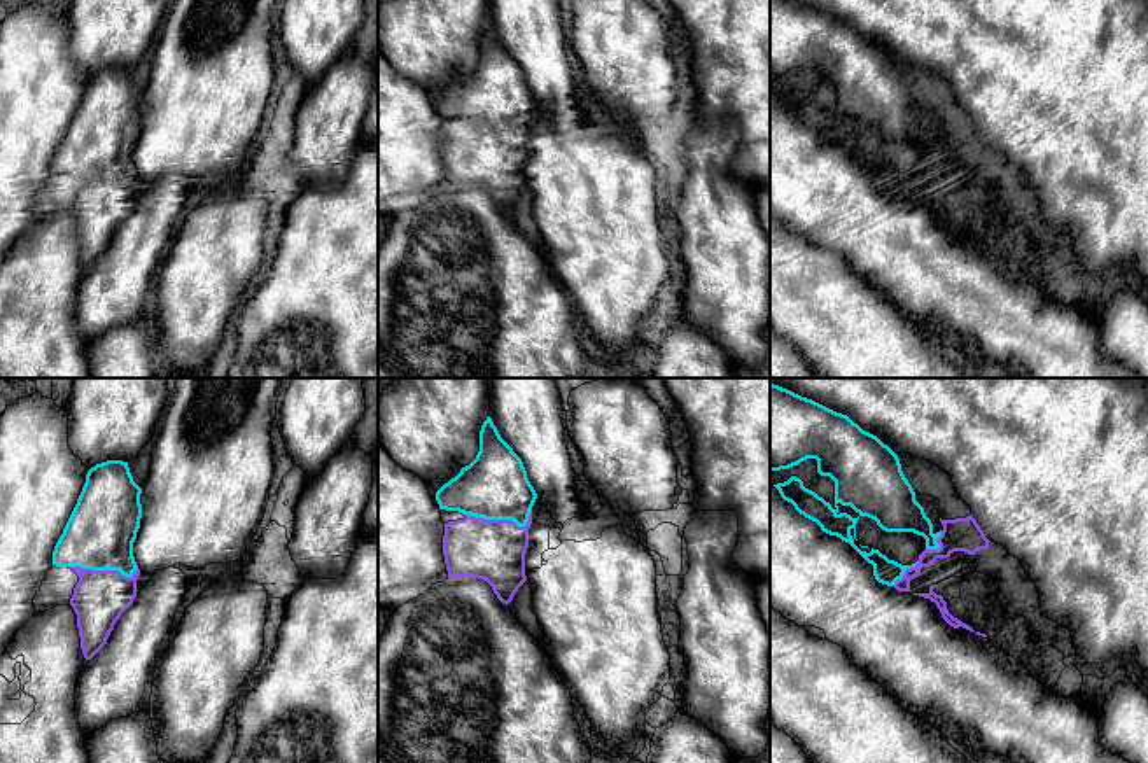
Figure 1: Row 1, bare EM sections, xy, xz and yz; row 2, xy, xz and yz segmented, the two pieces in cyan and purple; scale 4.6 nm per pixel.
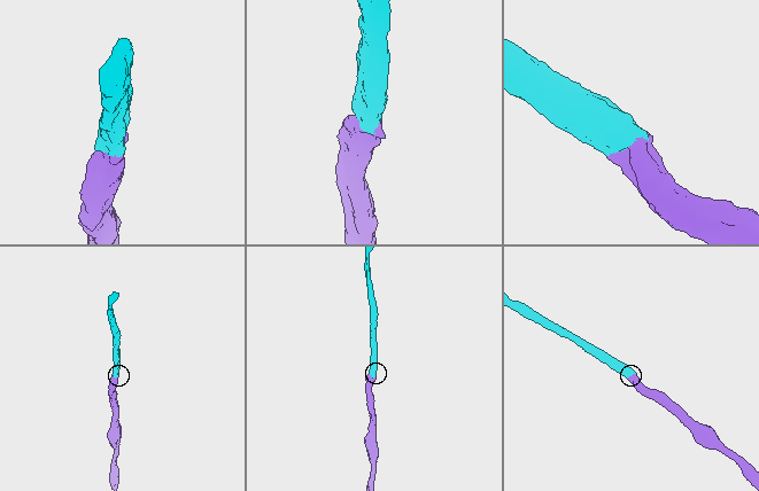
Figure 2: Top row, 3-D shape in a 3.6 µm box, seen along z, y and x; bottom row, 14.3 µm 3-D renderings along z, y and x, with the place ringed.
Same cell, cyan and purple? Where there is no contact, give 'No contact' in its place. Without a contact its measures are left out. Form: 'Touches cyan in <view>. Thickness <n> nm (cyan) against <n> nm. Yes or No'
Touches cyan in xz. Thickness 300 nm (cyan) against 280 nm. Yes

